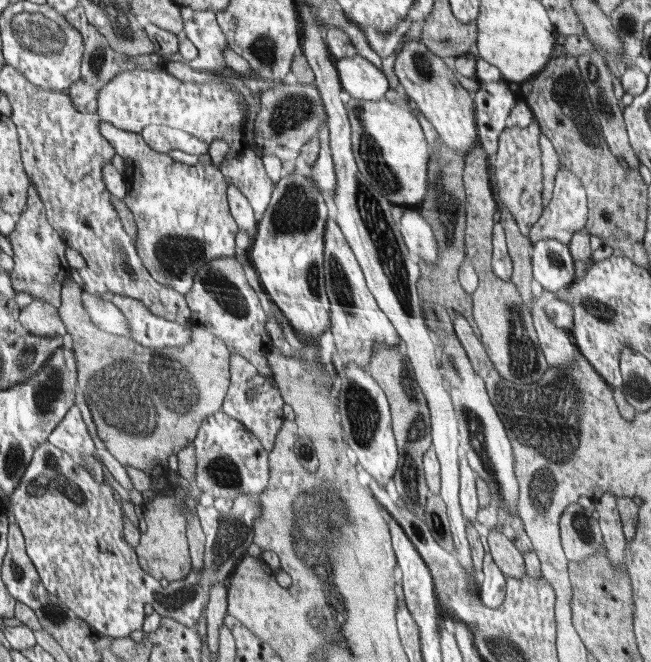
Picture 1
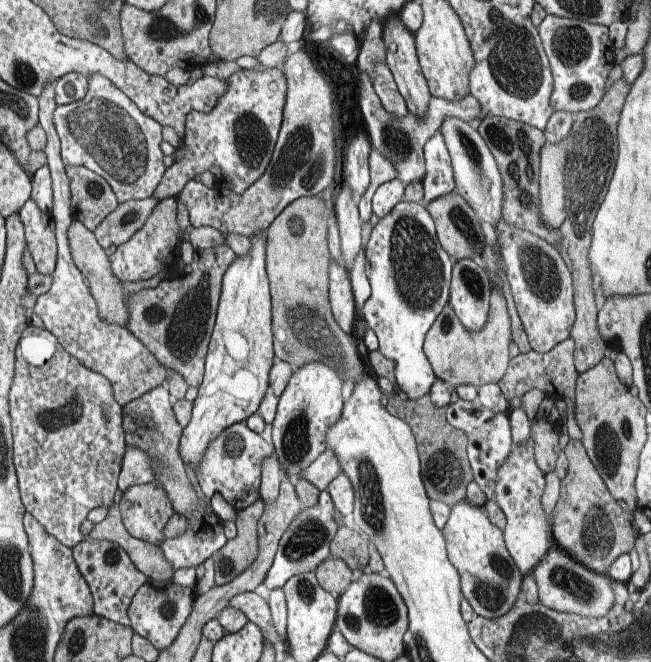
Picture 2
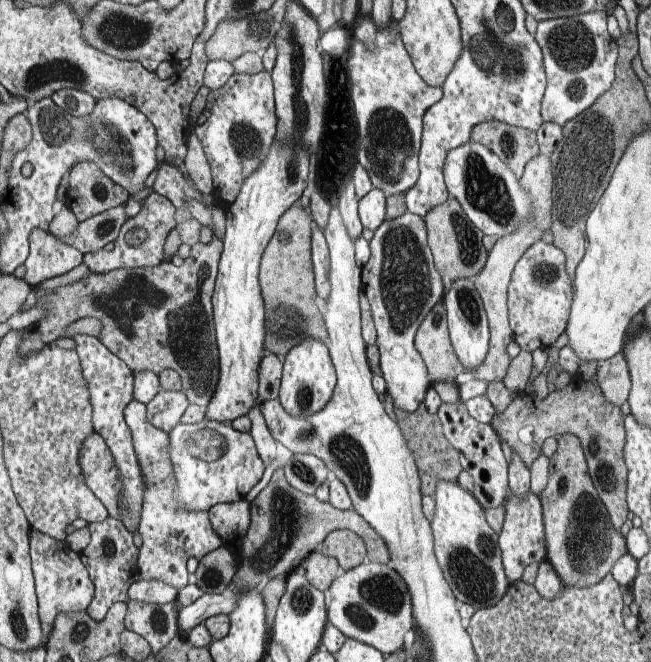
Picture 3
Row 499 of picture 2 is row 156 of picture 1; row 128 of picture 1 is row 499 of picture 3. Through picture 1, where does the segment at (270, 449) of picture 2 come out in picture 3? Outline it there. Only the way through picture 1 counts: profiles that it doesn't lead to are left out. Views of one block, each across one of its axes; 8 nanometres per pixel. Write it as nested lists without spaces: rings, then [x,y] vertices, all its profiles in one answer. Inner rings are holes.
[[[77,334],[72,337],[72,340],[76,343],[75,349],[82,359],[84,376],[88,380],[93,404],[95,430],[100,433],[100,436],[103,436],[108,448],[113,452],[115,463],[119,468],[119,479],[121,480],[119,505],[123,512],[120,521],[129,531],[134,532],[138,528],[141,519],[143,494],[147,490],[147,486],[143,483],[143,473],[138,457],[135,455],[131,429],[126,421],[126,408],[134,399],[134,372],[99,338]],[[204,419],[193,425],[179,422],[168,434],[171,444],[169,457],[173,464],[174,482],[178,482],[180,504],[188,510],[209,511],[218,503],[244,500],[248,492],[253,492],[264,474],[264,461],[256,448],[254,437],[249,432],[236,431],[232,425],[226,426],[220,421]]]

